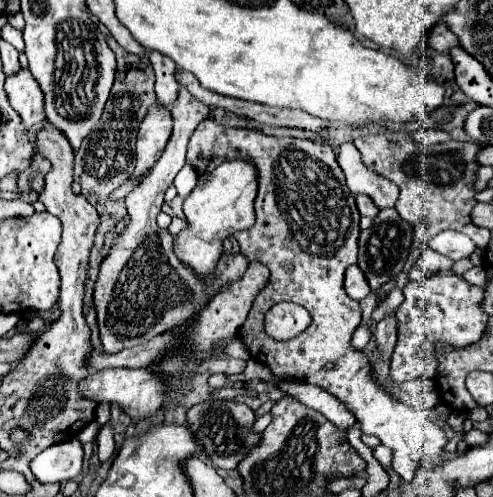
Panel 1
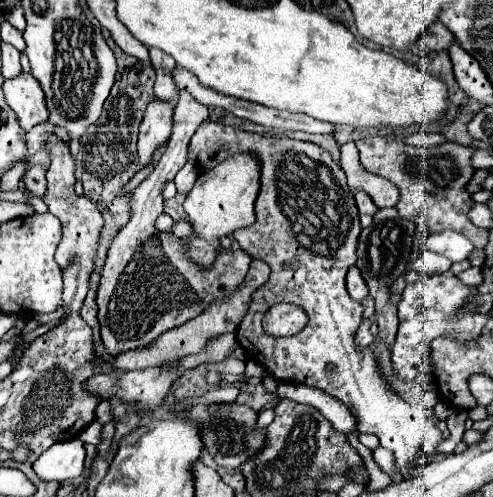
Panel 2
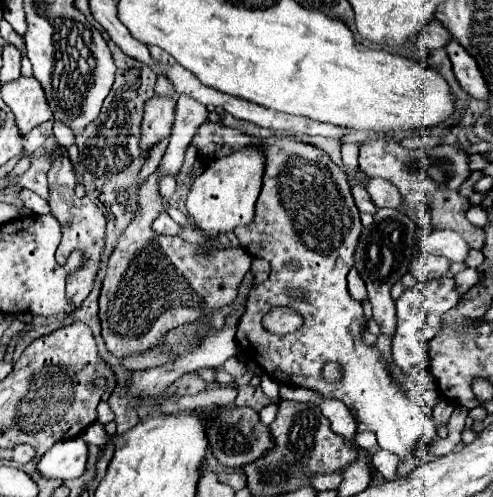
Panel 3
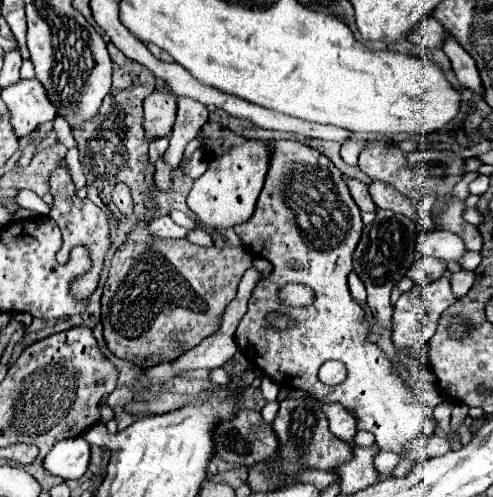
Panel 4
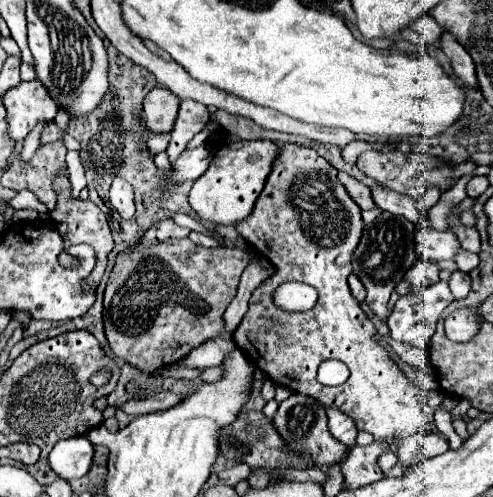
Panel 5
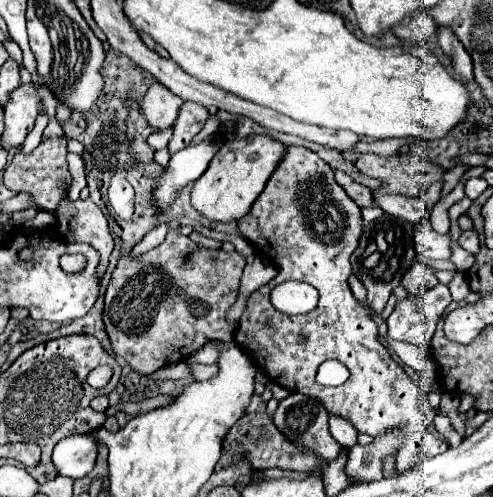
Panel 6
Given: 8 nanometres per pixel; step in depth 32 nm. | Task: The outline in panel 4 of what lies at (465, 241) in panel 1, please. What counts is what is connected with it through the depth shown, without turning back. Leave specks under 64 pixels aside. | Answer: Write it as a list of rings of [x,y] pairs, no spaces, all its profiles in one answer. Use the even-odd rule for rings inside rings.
[[[421,230],[416,237],[416,253],[440,260],[458,260],[466,252],[460,236],[448,230]]]

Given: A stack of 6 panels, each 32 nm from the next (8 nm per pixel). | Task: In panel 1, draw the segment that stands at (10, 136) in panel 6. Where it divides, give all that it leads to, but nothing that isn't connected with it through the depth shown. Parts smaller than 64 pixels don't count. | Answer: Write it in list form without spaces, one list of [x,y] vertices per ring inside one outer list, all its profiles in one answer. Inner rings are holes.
[[[20,70],[16,76],[6,78],[4,90],[10,106],[18,112],[26,130],[46,120],[42,90],[28,70]]]

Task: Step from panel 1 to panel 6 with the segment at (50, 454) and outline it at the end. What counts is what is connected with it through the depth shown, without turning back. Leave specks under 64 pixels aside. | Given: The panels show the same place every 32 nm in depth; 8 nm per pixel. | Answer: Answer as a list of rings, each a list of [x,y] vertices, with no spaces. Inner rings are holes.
[[[72,434],[60,440],[52,452],[56,470],[70,478],[90,474],[98,456],[98,440],[92,434]]]

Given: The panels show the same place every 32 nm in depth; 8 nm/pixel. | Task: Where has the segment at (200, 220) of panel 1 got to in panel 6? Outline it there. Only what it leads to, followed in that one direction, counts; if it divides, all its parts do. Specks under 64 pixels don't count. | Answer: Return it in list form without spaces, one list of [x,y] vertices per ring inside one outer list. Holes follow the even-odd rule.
[[[264,134],[228,140],[212,158],[208,170],[194,182],[192,206],[212,222],[232,222],[248,214],[252,202],[264,190],[268,178],[284,158],[286,146]]]

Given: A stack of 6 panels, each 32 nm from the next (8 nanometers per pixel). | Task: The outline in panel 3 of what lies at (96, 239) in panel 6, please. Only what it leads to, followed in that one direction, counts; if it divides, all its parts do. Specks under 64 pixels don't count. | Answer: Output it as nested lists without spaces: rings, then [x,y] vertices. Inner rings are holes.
[[[66,154],[56,158],[52,172],[48,172],[48,182],[50,182],[50,214],[58,220],[60,228],[62,228],[62,244],[56,252],[56,260],[58,260],[58,264],[60,264],[60,260],[64,260],[64,256],[68,260],[70,252],[76,248],[80,248],[86,258],[84,268],[80,272],[74,272],[72,280],[68,280],[68,300],[72,300],[72,304],[82,304],[84,298],[90,294],[90,290],[94,286],[94,278],[100,270],[100,254],[104,250],[104,236],[106,236],[106,216],[90,198],[86,198],[86,196],[78,198],[74,194],[76,178],[74,178],[72,164]]]

